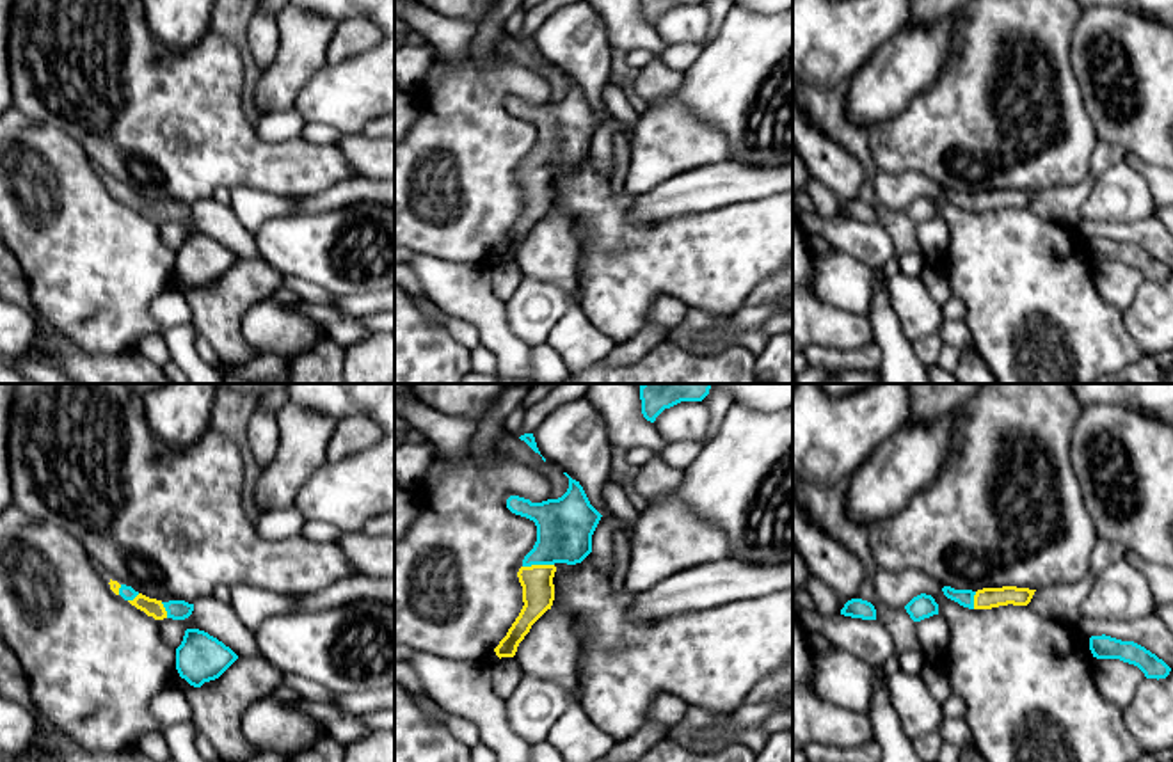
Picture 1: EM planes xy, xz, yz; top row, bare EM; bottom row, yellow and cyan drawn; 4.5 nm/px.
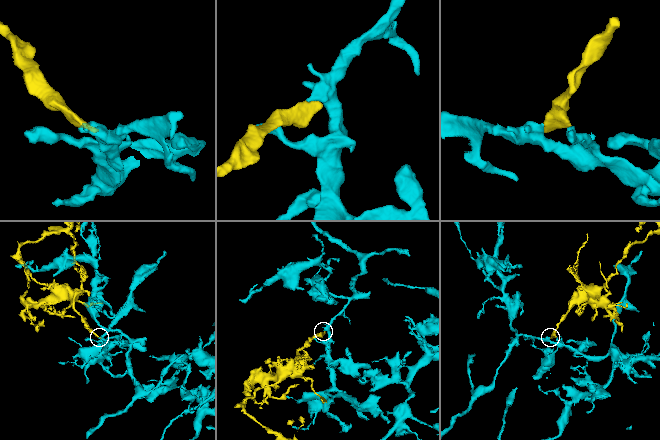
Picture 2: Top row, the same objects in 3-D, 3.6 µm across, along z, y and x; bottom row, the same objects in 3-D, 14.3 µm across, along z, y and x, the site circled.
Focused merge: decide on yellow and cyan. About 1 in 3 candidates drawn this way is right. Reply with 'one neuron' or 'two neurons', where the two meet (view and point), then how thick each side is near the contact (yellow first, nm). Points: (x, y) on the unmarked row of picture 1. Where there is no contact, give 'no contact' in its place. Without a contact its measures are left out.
one neuron; meets yellow in xz at (537, 167); 140 nm thick on the yellow side, 260 nm on the other

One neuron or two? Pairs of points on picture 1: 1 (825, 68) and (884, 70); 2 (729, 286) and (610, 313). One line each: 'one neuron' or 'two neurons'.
1: two neurons
2: one neuron

